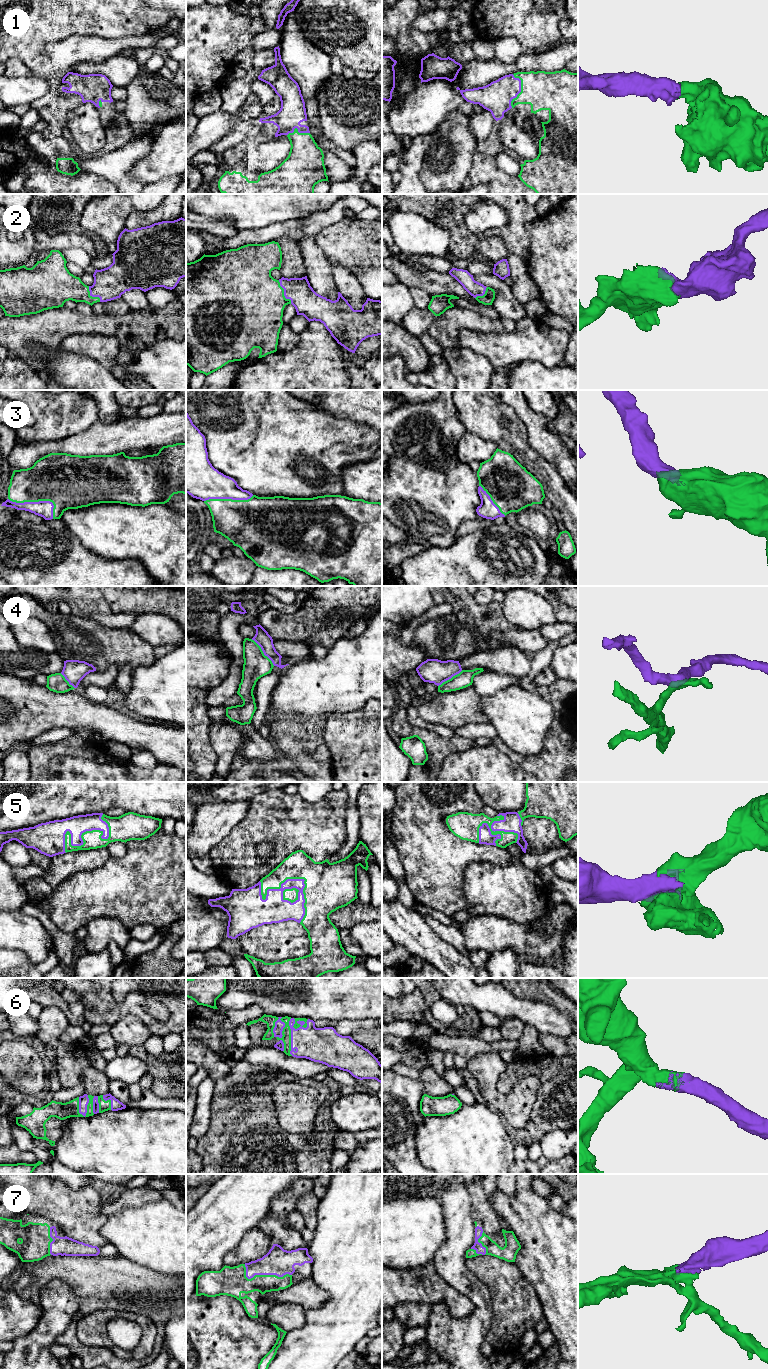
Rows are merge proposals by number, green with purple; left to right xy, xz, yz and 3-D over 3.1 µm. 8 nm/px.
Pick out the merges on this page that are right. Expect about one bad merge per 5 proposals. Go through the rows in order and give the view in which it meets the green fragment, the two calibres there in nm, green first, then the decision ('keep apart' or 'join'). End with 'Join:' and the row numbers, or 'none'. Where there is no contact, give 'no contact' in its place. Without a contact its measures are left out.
1: contact in yz; calibres 320 and 240 nm; join
2: contact in xz; calibres 500 and 220 nm; join
3: contact in xy; calibres 400 and 130 nm; join
4: contact in xz; calibres 200 and 120 nm; keep apart
5: contact in yz; calibres 150 and 140 nm; join
6: contact in xz; calibres 80 and 80 nm; join
7: contact in xz; calibres 220 and 220 nm; join
Join: 1, 2, 3, 5, 6, 7

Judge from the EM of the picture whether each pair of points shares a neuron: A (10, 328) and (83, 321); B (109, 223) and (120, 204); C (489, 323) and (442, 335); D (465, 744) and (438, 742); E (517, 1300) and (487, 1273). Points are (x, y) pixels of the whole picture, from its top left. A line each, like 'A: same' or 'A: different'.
A: same
B: same
C: same
D: same
E: same

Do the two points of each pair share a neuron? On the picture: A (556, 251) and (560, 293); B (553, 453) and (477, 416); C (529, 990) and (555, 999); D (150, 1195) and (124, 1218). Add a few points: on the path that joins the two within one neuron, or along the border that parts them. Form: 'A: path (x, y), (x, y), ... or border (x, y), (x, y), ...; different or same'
A: path (560, 261), (560, 283); same
B: border (519, 419), (525, 428), (526, 441), (543, 458); different
C: path (535, 990), (543, 990), (549, 993); same
D: border (158, 1200), (137, 1207), (127, 1207), (113, 1214); different

